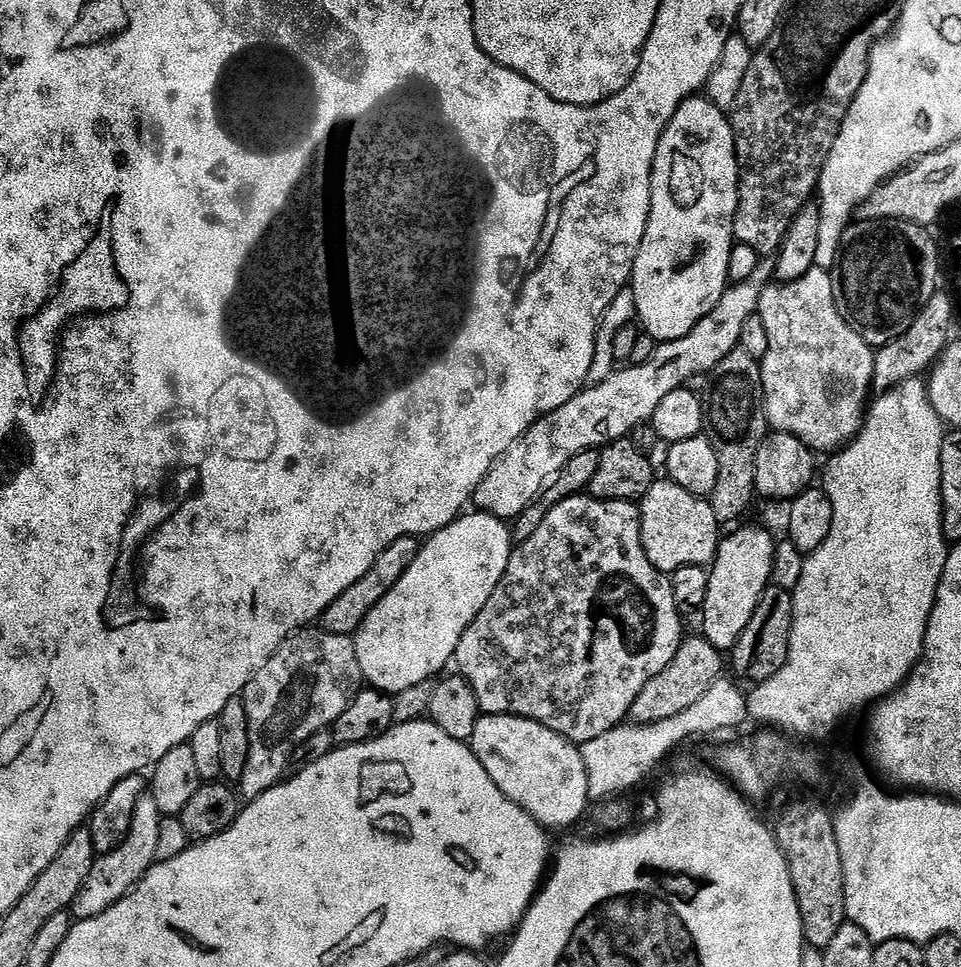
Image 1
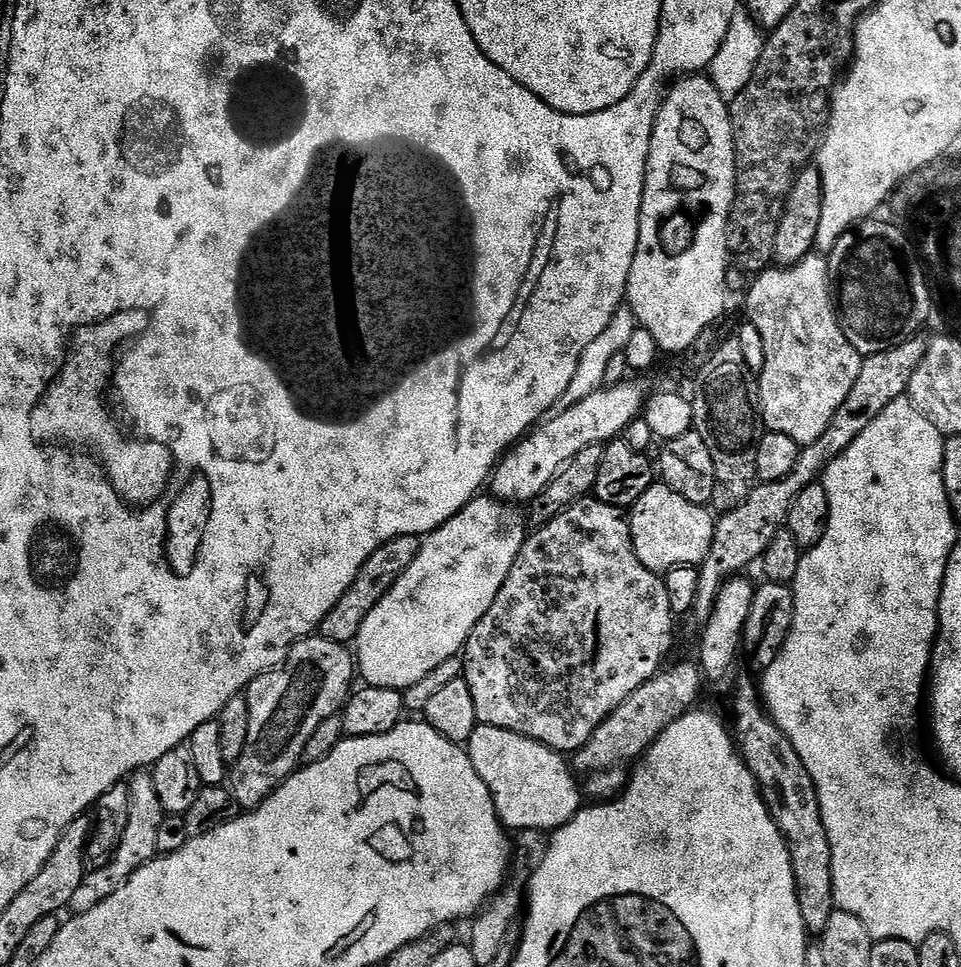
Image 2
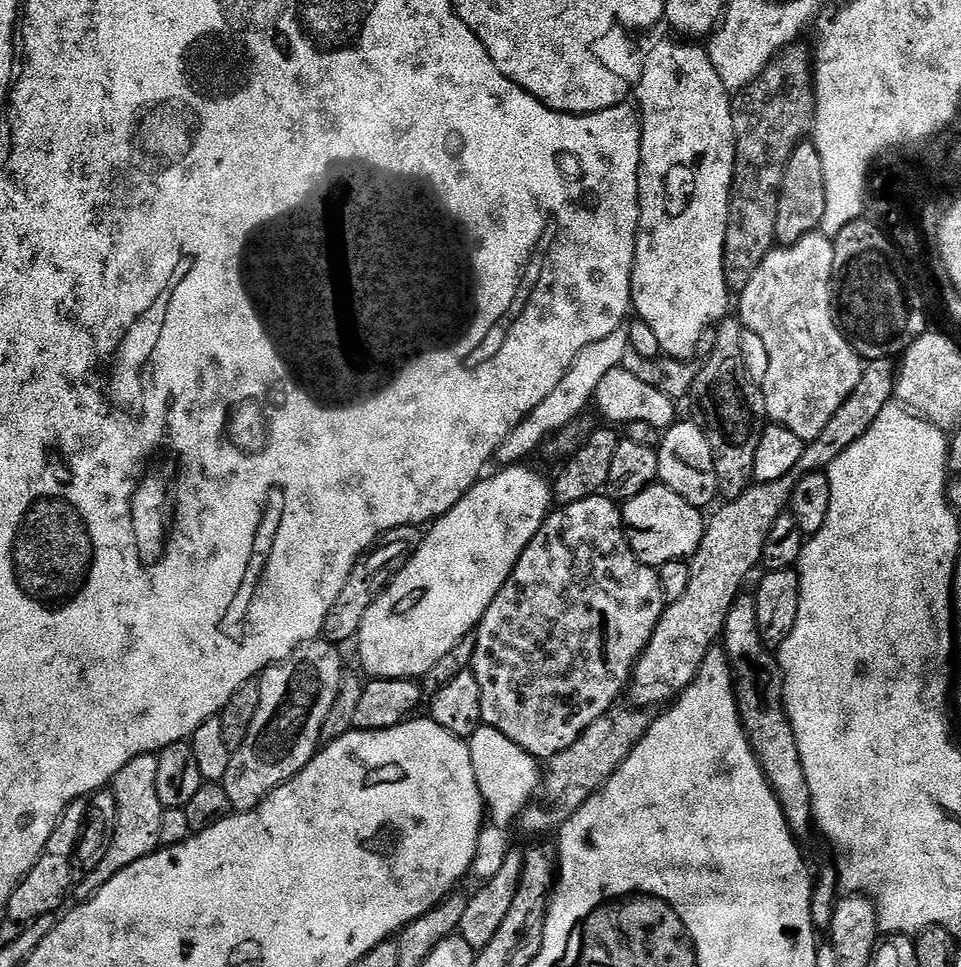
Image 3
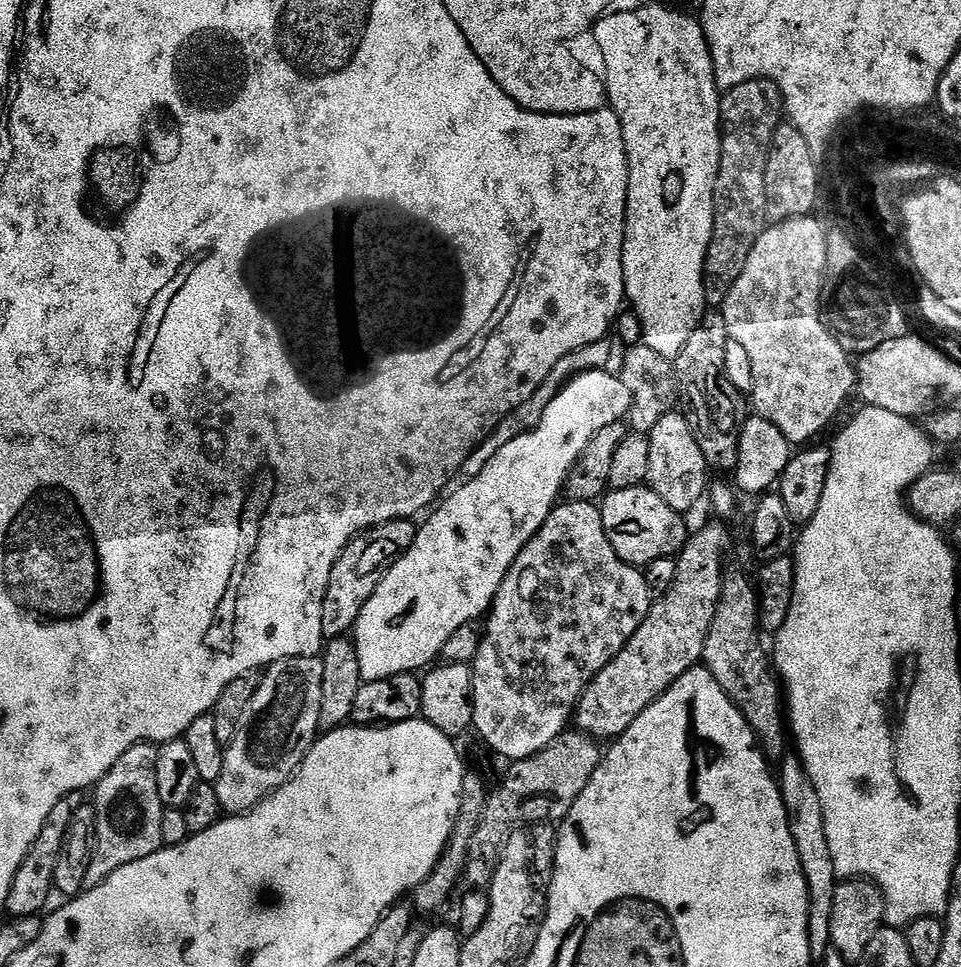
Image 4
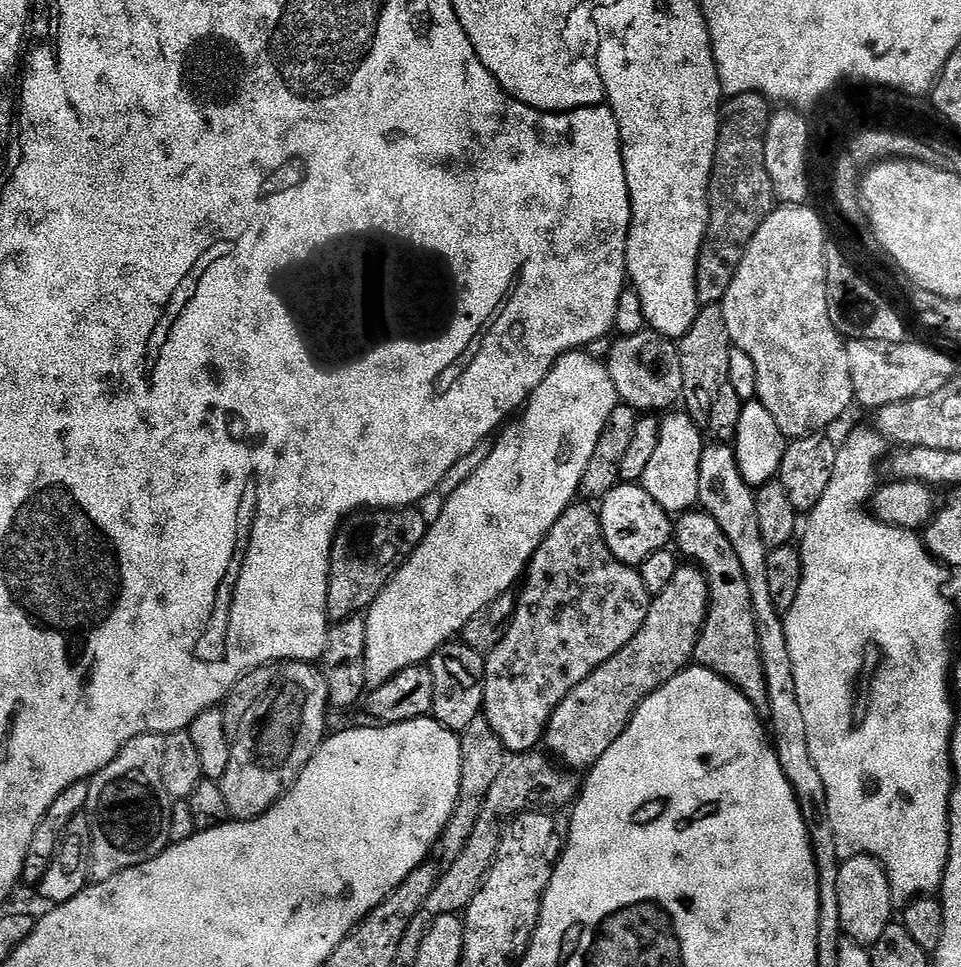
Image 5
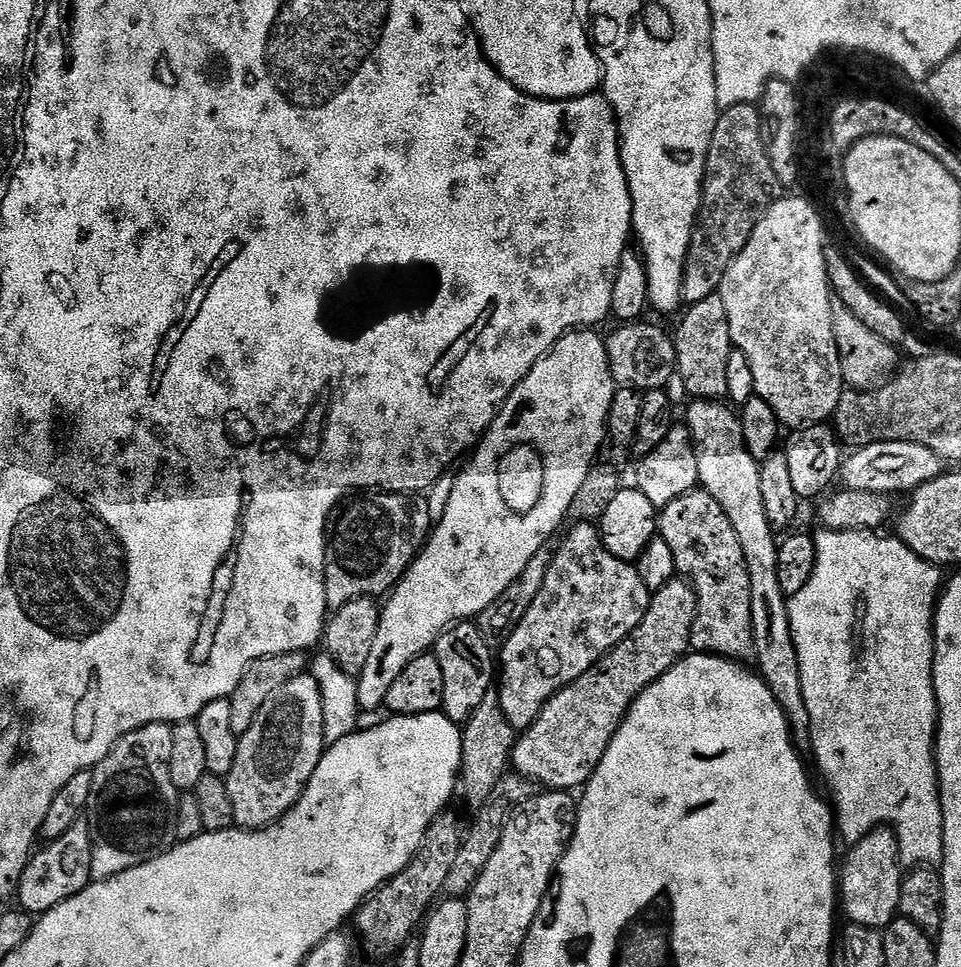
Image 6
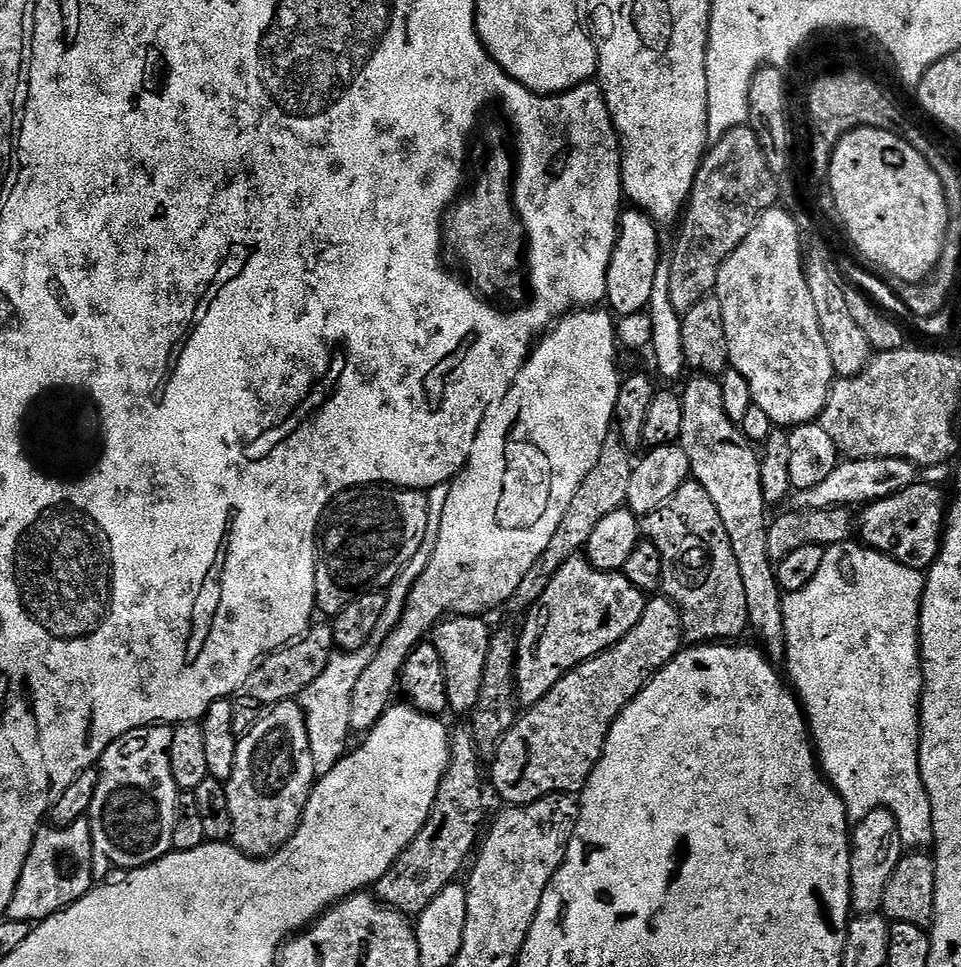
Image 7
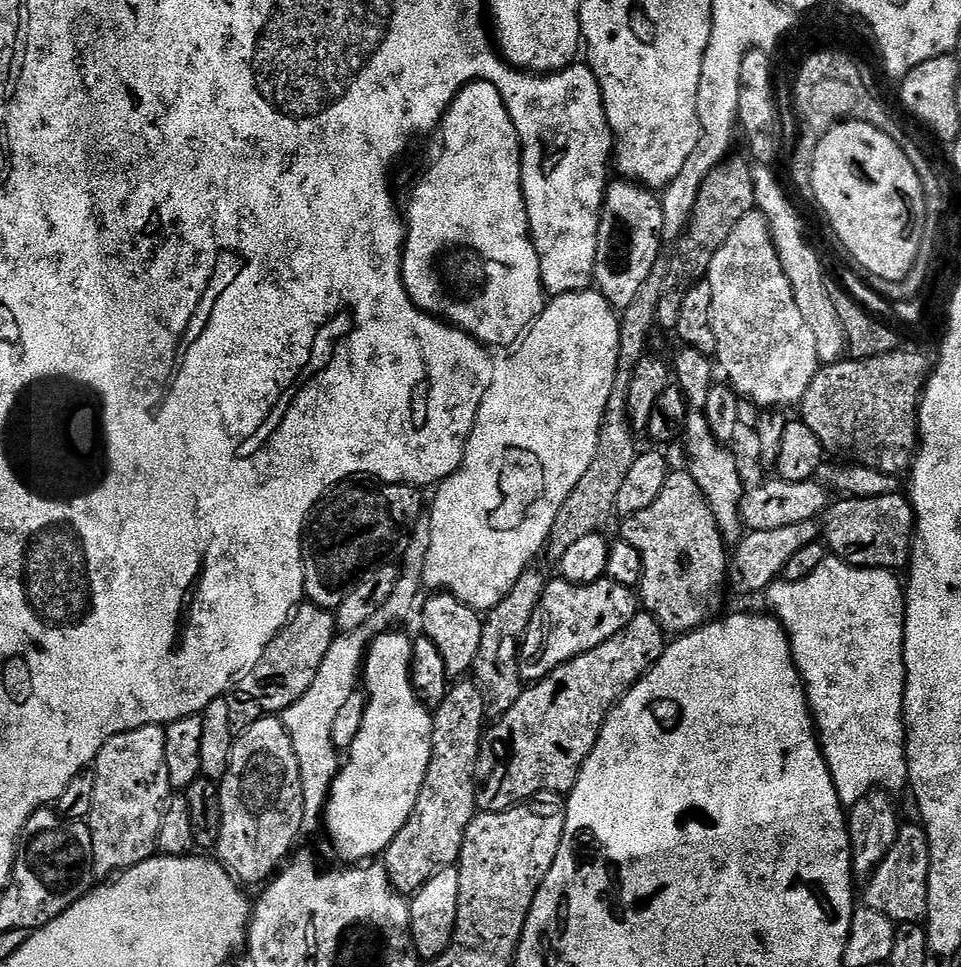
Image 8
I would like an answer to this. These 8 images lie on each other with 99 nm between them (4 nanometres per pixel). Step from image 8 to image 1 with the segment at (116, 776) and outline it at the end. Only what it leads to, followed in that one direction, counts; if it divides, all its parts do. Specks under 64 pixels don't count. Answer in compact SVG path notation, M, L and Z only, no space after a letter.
M145 794L138 806L134 806L134 822L130 822L130 834L126 834L126 838L113 852L97 855L94 866L90 866L90 875L86 877L86 882L82 882L82 890L78 890L70 909L73 921L89 920L98 918L98 914L106 914L110 906L126 898L126 894L130 894L138 881L151 870L152 865L157 863L161 819L158 804L151 794Z

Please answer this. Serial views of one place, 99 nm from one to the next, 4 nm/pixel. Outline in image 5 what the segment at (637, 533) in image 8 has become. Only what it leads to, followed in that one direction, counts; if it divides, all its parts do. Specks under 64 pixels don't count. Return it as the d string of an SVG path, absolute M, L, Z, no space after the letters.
M689 510L675 521L674 544L679 555L688 559L685 561L699 567L708 583L708 613L696 642L695 663L716 672L721 681L736 687L757 710L767 709L768 683L760 657L762 643L756 633L758 621L752 610L750 586L746 582L742 562L738 562L738 554L734 554L730 538L726 538L722 526L718 526L708 512Z

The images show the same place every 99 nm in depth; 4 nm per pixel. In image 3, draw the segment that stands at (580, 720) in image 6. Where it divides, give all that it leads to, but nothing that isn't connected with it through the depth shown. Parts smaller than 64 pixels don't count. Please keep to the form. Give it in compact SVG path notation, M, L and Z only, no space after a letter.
M885 358L865 363L862 378L858 378L858 386L854 386L850 398L838 406L838 414L826 422L822 434L805 443L802 458L798 458L790 474L765 484L753 482L742 495L721 503L715 509L717 512L705 523L704 537L698 550L690 557L690 582L682 598L665 607L643 654L632 668L626 696L633 700L629 701L637 709L651 709L651 704L667 705L688 687L688 683L695 680L706 654L721 639L726 614L730 614L730 606L734 606L737 596L741 595L743 588L740 587L744 579L761 563L767 535L775 520L785 515L792 491L800 477L827 470L834 458L842 454L842 450L854 446L854 442L858 442L858 438L870 430L874 418L878 418L878 414L889 407L893 396L893 361Z

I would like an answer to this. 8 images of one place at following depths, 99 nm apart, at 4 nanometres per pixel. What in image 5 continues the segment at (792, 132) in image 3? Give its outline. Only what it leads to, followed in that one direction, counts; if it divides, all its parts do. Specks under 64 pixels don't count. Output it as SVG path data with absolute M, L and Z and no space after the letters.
M743 92L723 101L716 157L708 183L708 225L696 267L696 293L701 305L720 304L723 301L748 243L754 238L758 226L762 226L765 218L774 211L774 176L769 172L764 157L764 135L768 133L769 115L770 101L762 92Z

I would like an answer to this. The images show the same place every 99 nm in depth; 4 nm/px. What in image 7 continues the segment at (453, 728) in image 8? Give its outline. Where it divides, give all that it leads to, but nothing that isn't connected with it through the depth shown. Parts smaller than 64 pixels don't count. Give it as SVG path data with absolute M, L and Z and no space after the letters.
M467 727L460 728L451 733L448 748L452 751L452 756L448 760L446 774L438 786L438 794L434 798L428 821L422 826L414 842L406 846L394 866L390 866L388 873L374 885L374 895L381 904L386 904L409 918L419 918L426 906L430 906L430 902L438 898L443 888L459 877L456 875L463 870L464 863L466 868L481 835L480 823L484 820L486 784L485 781L484 784L480 781L482 757L476 750L476 739Z

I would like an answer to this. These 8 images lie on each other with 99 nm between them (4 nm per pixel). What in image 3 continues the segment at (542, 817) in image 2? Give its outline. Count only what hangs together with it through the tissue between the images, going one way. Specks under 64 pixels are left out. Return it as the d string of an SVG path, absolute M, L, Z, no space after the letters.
M485 727L475 732L468 737L466 743L470 750L470 762L474 766L474 778L478 782L478 790L484 800L487 815L498 827L504 828L533 803L542 784L541 765L535 756L510 742L506 734L498 734L498 730L493 728Z

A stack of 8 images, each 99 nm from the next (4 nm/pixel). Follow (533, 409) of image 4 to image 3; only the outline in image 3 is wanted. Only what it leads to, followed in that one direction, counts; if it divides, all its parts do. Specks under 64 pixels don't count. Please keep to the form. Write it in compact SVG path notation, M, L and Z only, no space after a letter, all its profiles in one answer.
M623 327L614 330L614 334L606 334L606 338L601 338L599 342L590 342L590 346L586 346L586 350L582 350L582 354L578 354L578 358L570 362L570 370L566 370L562 382L554 386L554 391L543 402L538 402L538 406L534 406L534 410L530 410L530 414L526 414L526 418L522 418L522 422L518 422L514 430L510 430L510 434L506 434L506 442L502 442L502 446L498 446L496 451L495 463L498 462L500 468L521 465L527 461L524 460L527 456L532 456L539 450L540 443L547 436L555 437L563 428L576 422L593 403L598 382L602 382L602 378L606 378L610 370L621 367L625 363L624 355L627 357L629 352L628 334Z

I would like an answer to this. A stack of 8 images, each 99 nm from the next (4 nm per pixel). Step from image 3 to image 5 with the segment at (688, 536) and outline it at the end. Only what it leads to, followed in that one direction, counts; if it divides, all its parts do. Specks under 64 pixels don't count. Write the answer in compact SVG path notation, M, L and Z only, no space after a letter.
M621 482L599 501L598 515L606 546L624 564L639 566L650 554L669 547L674 536L673 517L636 482Z

